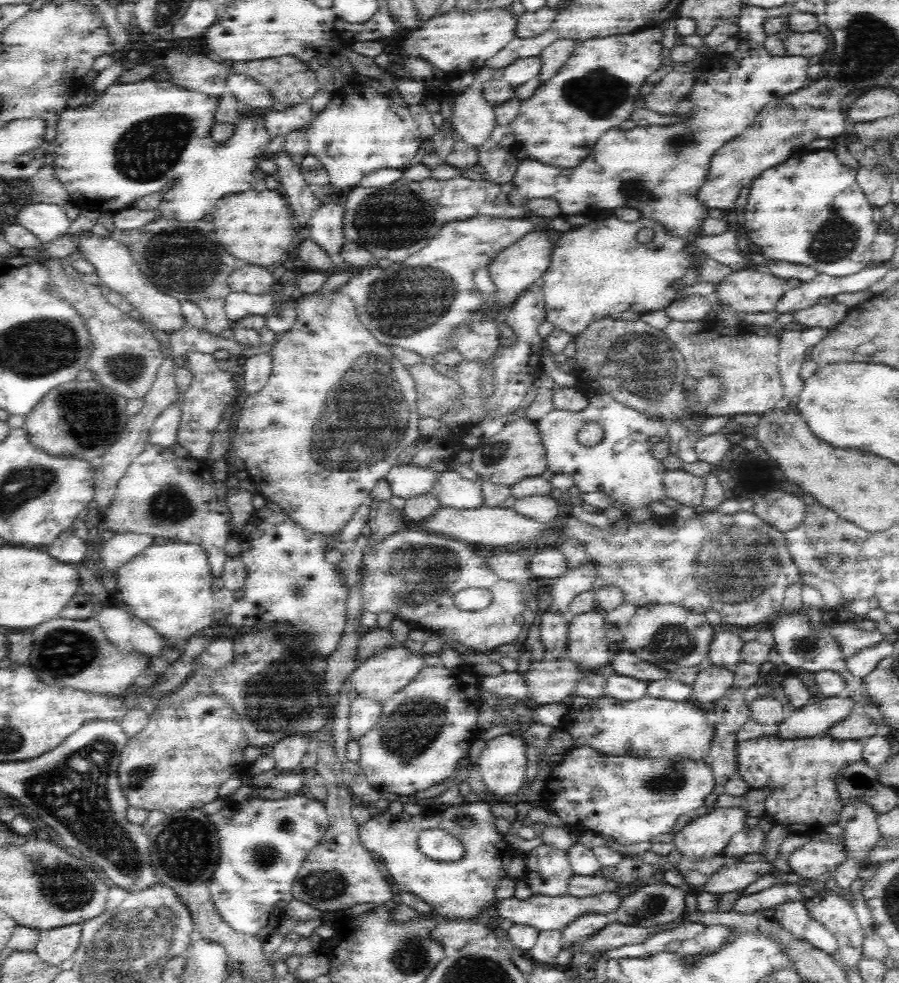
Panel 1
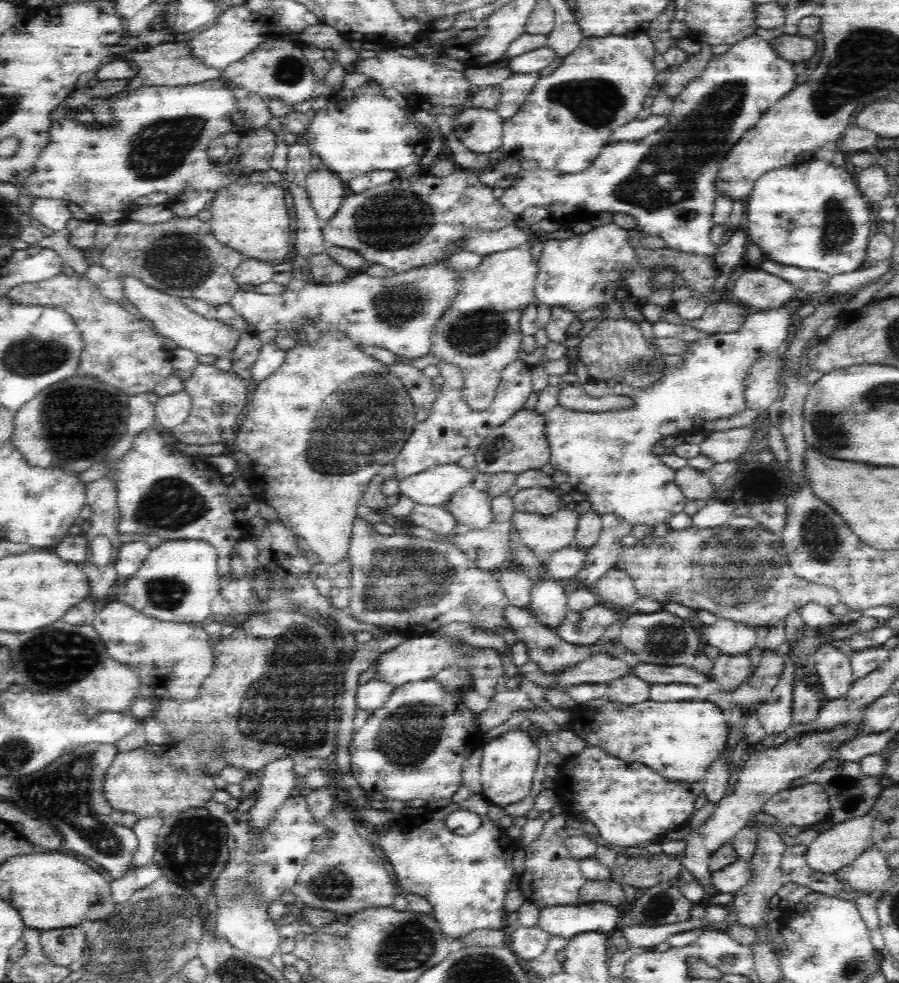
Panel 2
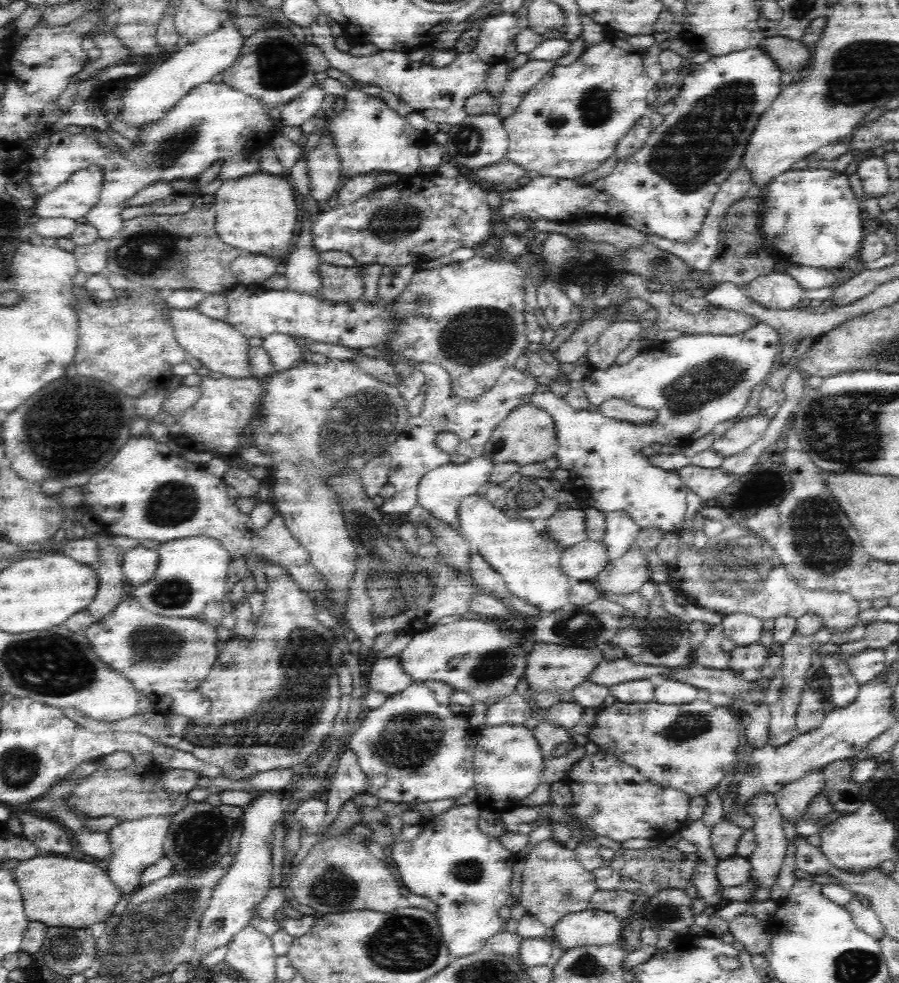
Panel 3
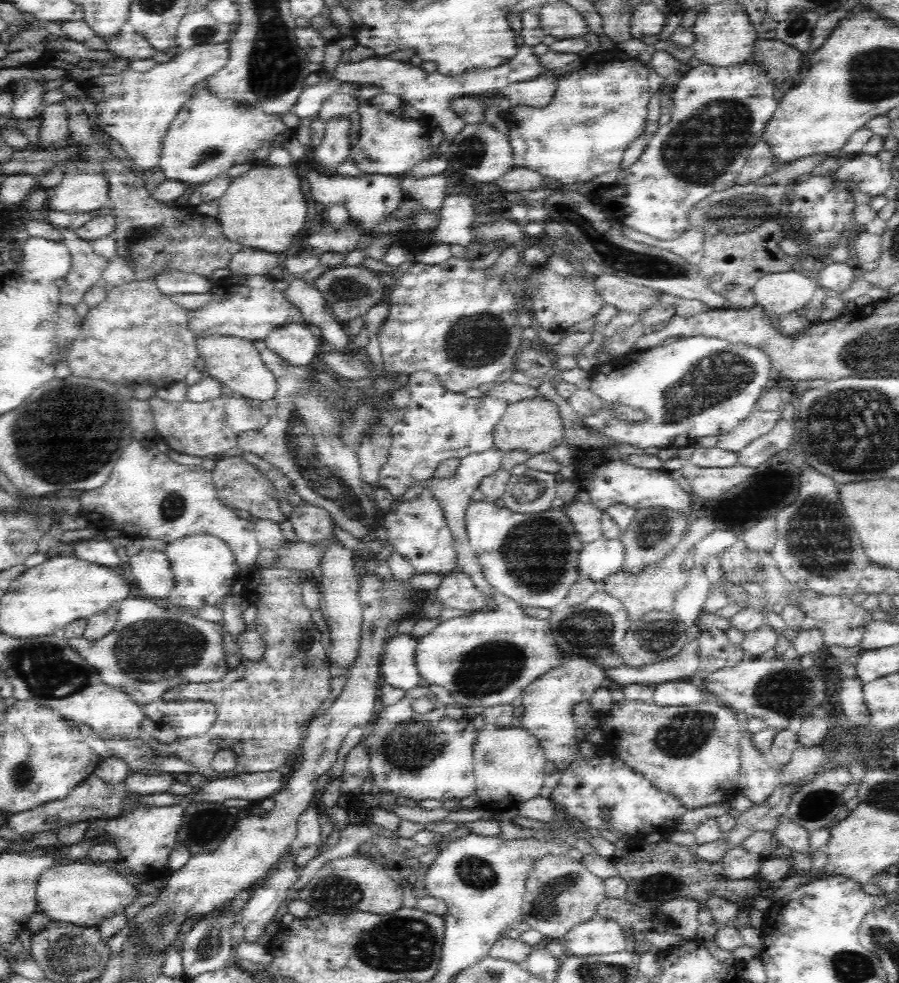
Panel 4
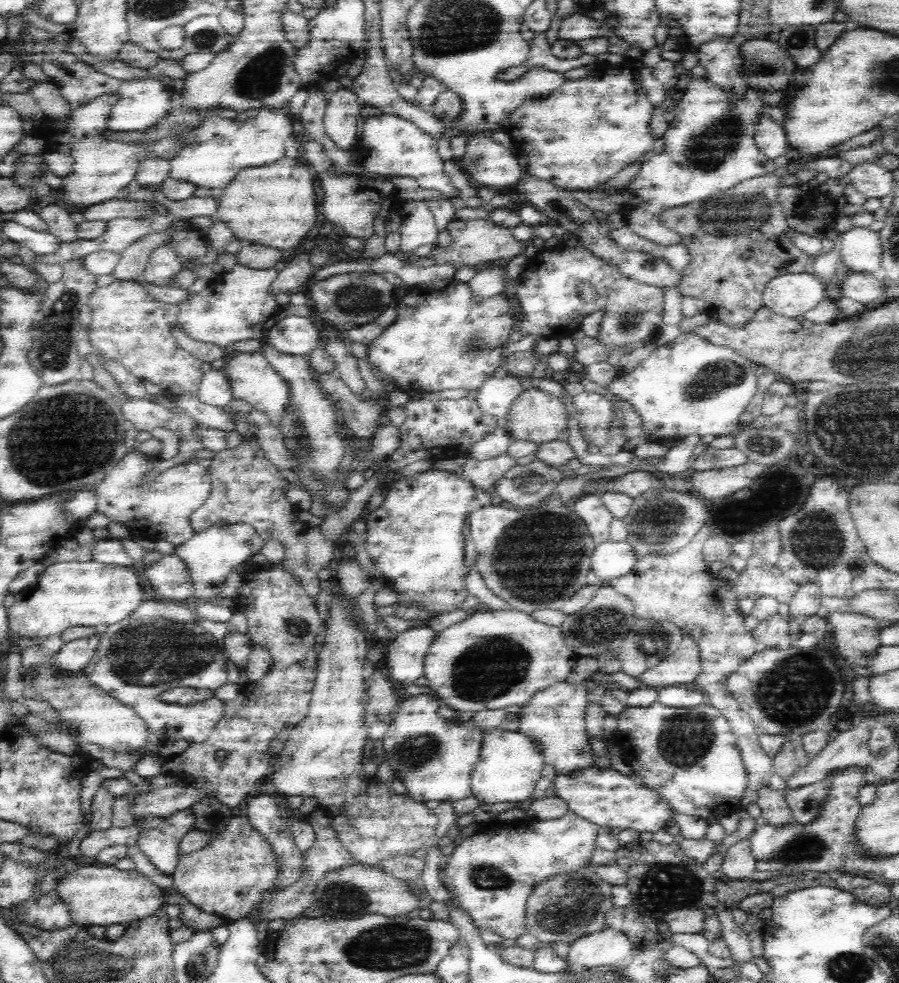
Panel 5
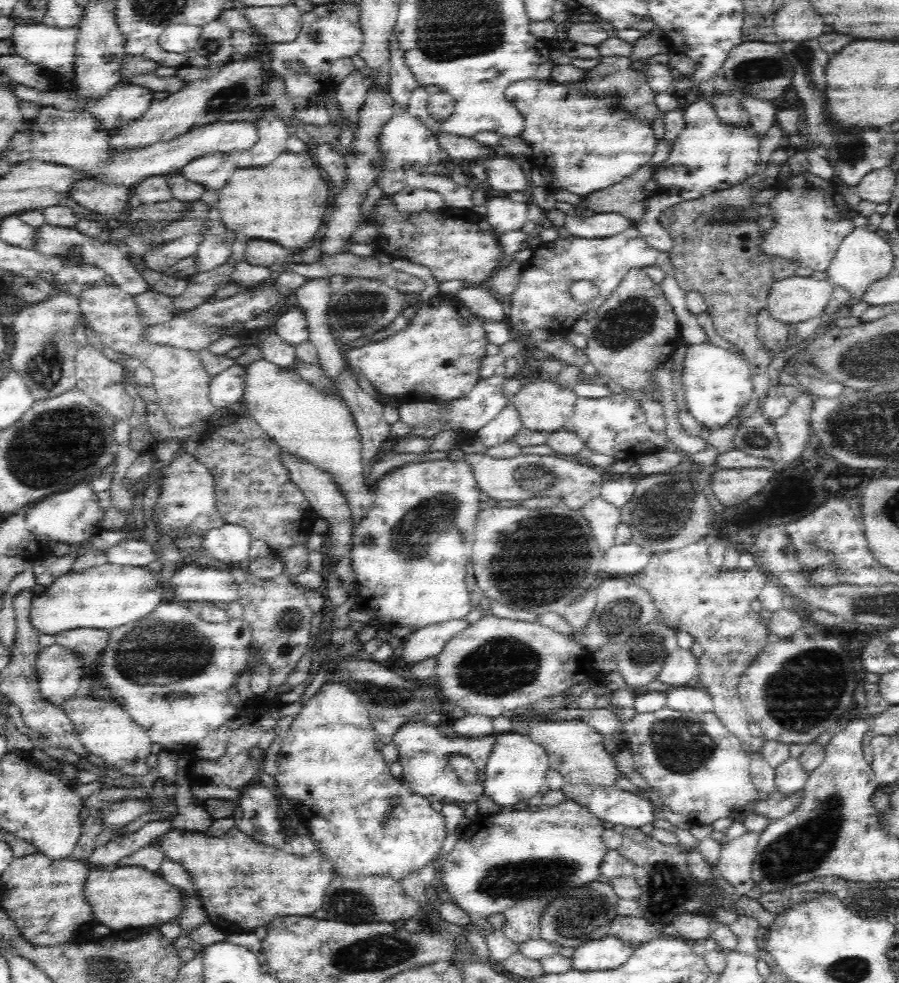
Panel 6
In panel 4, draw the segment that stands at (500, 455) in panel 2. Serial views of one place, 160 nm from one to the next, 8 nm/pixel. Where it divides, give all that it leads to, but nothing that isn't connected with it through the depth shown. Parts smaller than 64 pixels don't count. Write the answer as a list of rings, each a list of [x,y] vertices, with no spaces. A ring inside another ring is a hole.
[[[536,394],[532,398],[509,404],[494,430],[493,445],[500,450],[525,450],[531,457],[525,462],[527,468],[559,472],[562,464],[552,455],[552,448],[566,442],[563,432],[563,420],[557,404],[544,396]]]

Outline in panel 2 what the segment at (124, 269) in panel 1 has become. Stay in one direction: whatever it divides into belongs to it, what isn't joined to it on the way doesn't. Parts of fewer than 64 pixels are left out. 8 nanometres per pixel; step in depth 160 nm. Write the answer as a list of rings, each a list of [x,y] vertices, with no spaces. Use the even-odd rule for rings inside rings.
[[[130,276],[118,277],[124,281],[124,300],[128,300],[137,307],[137,310],[151,320],[161,336],[172,340],[177,348],[192,350],[196,356],[229,357],[234,352],[241,332],[229,324],[224,324],[215,318],[208,318],[192,312],[179,297],[168,296],[154,288],[149,288],[137,278]]]

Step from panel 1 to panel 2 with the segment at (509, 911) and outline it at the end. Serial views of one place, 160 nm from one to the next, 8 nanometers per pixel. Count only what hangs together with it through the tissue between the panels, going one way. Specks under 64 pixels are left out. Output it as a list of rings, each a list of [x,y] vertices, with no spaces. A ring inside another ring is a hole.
[[[582,902],[578,906],[554,906],[539,911],[539,927],[551,937],[567,941],[581,932],[596,931],[605,935],[614,932],[622,920],[620,912],[604,902]]]

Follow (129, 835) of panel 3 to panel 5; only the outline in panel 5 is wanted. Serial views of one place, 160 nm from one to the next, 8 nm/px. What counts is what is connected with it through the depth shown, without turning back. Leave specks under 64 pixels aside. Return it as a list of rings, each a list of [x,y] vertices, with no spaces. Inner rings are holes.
[[[186,808],[158,821],[150,818],[137,821],[146,827],[140,833],[137,847],[162,874],[171,875],[178,862],[179,844],[195,828],[194,812]]]

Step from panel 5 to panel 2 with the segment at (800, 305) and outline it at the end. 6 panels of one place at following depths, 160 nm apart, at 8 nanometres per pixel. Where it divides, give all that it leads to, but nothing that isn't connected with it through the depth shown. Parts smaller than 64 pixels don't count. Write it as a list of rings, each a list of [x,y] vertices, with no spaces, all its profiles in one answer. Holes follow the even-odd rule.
[[[759,267],[747,268],[740,278],[733,278],[729,286],[734,301],[740,300],[743,305],[758,310],[769,311],[780,308],[794,300],[795,290],[790,283],[779,276],[774,276]]]

